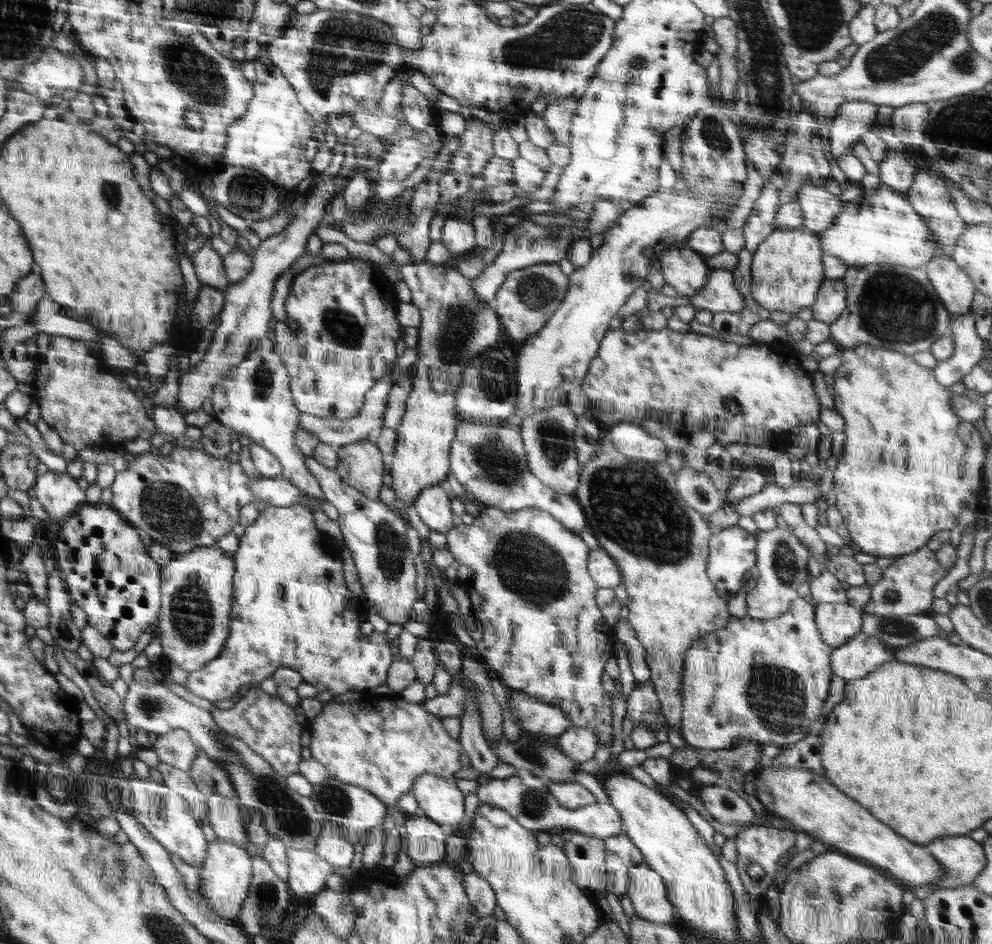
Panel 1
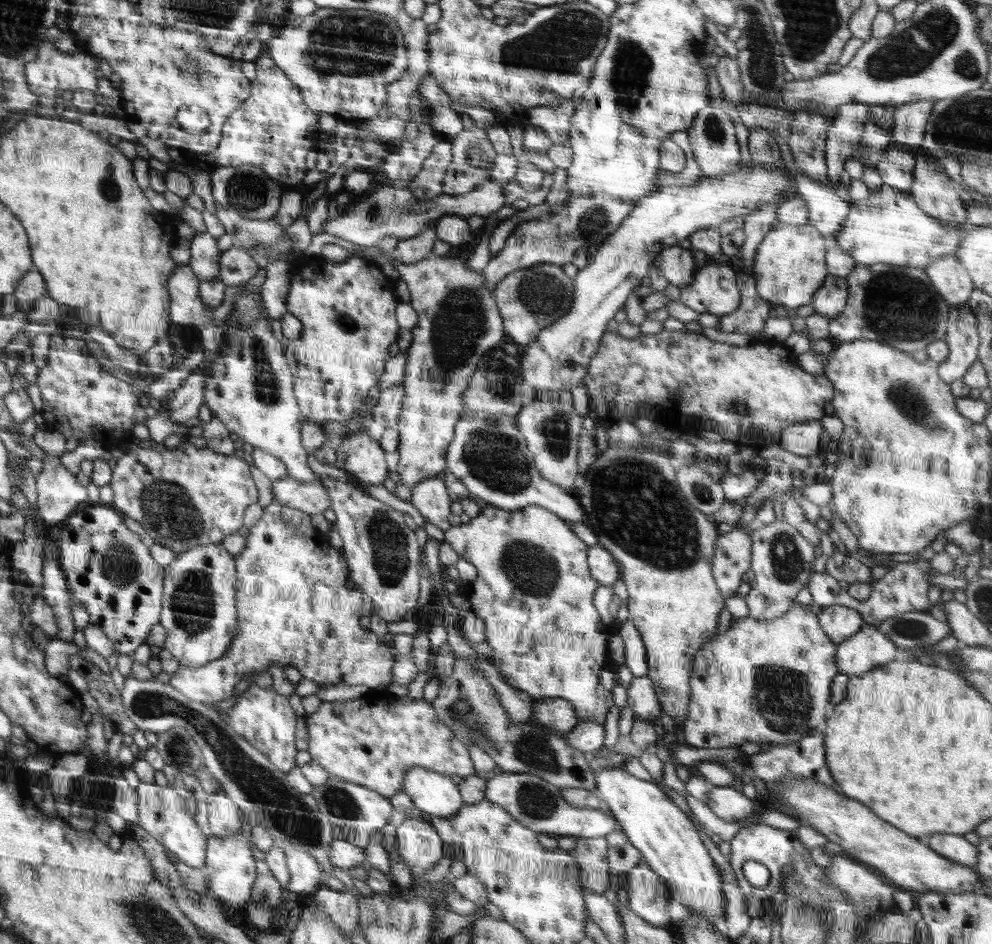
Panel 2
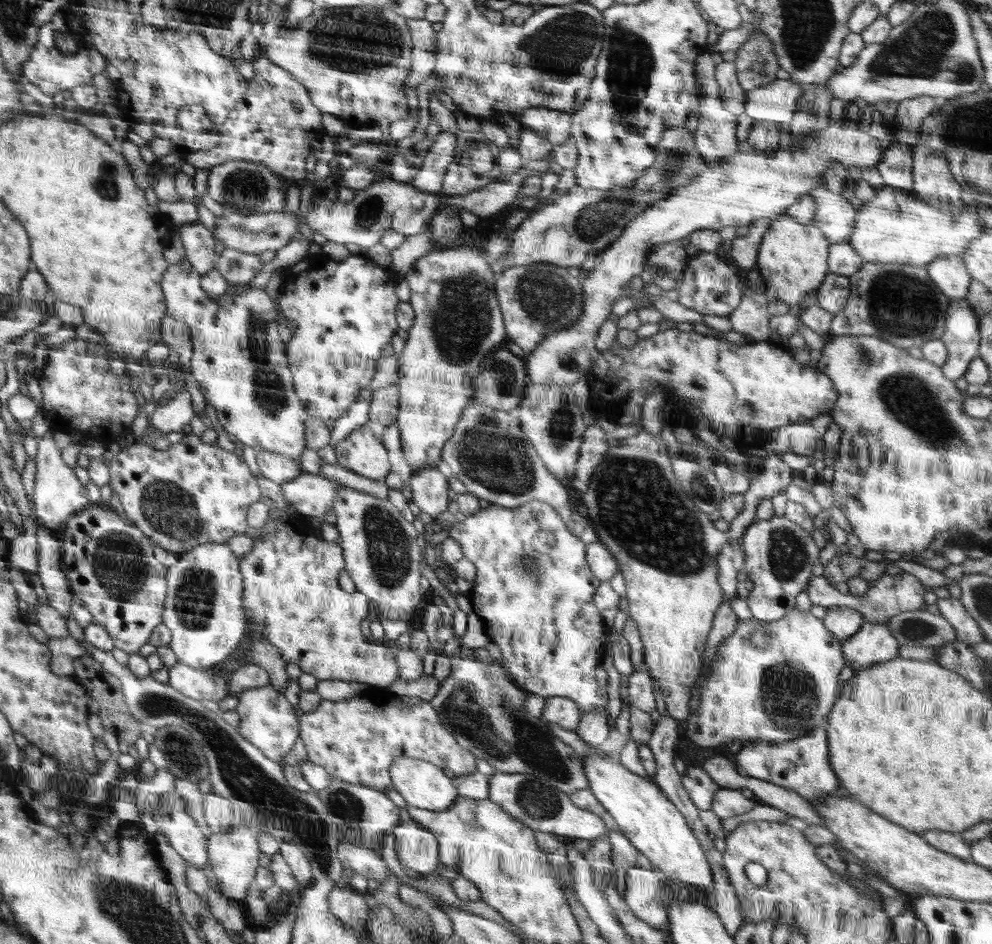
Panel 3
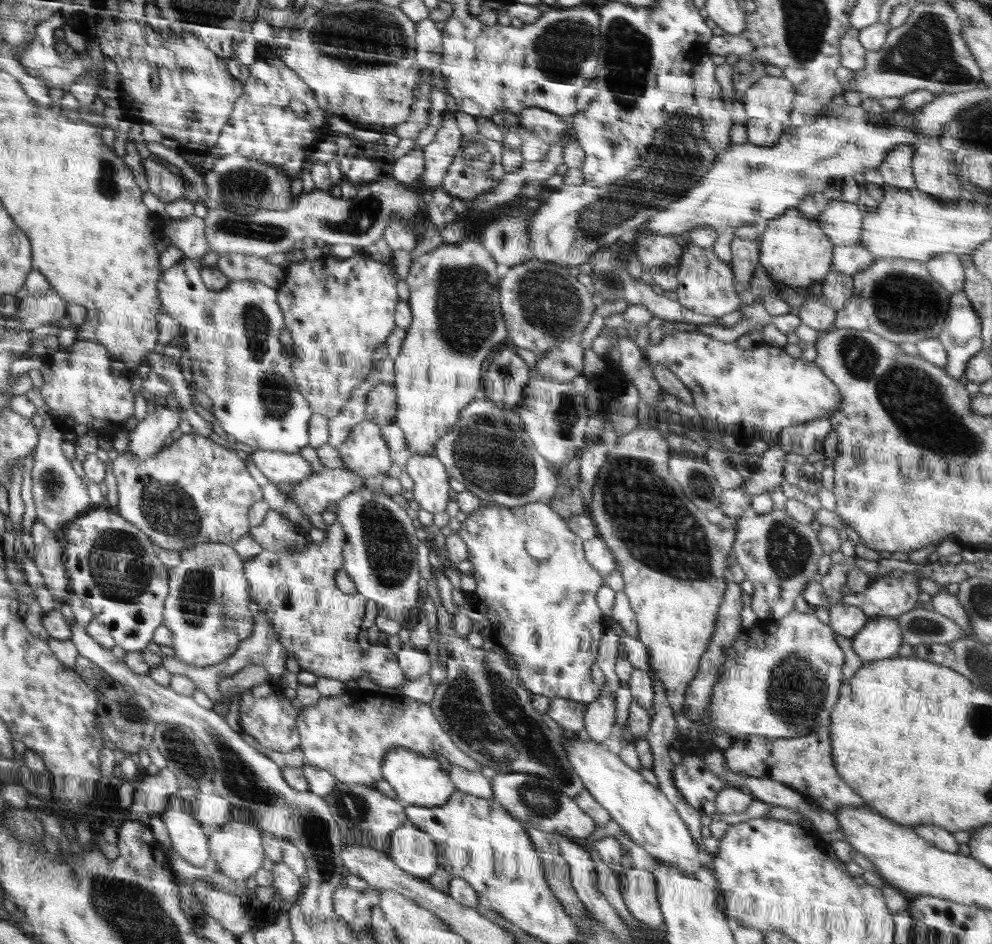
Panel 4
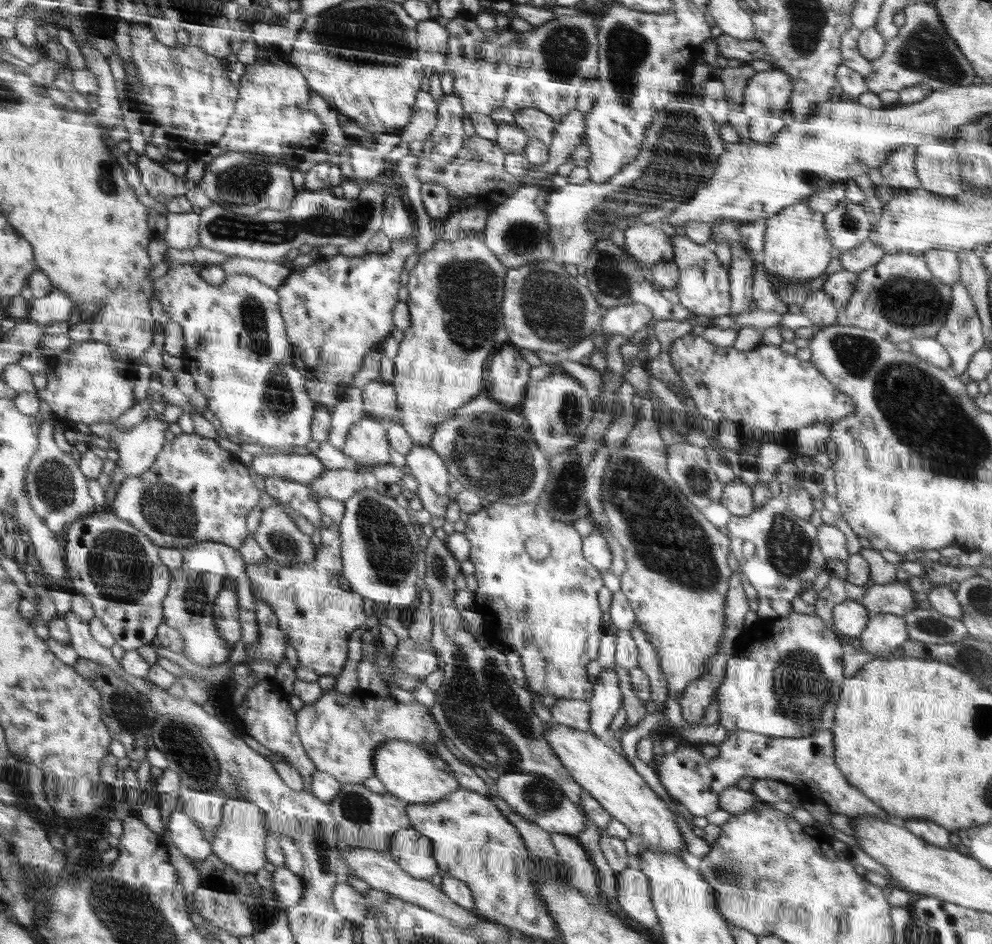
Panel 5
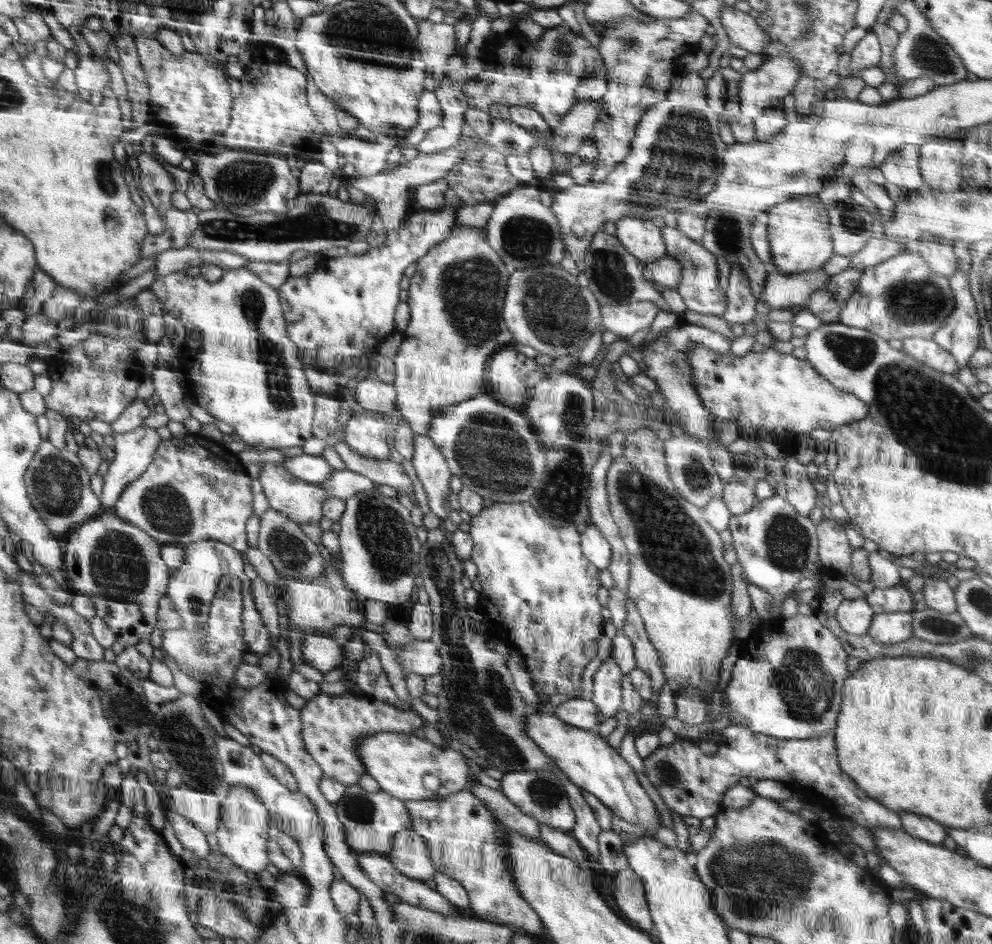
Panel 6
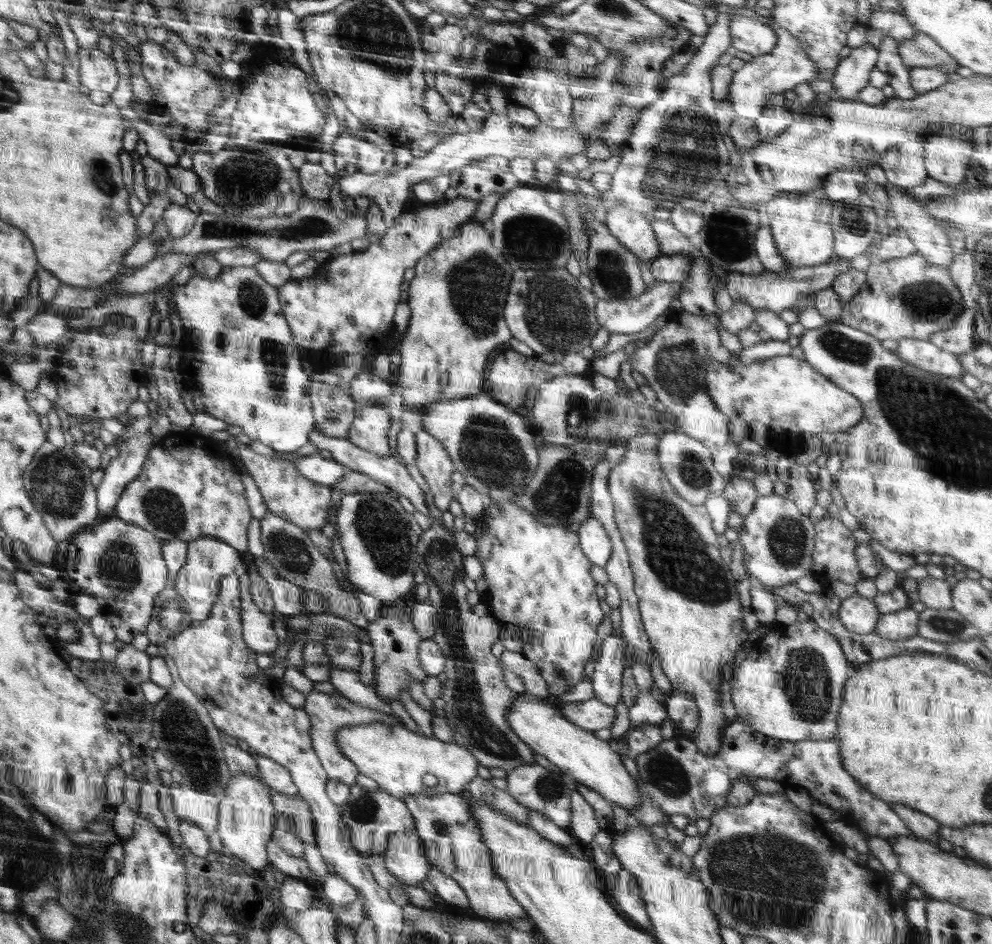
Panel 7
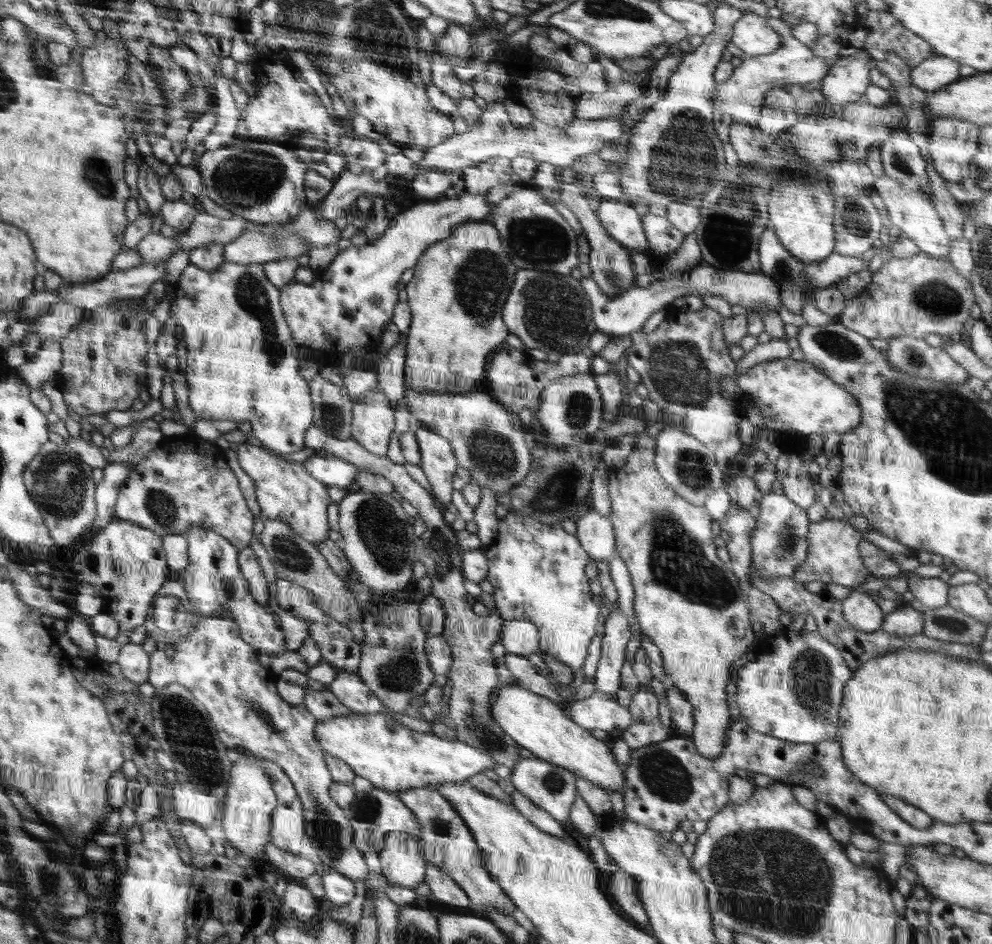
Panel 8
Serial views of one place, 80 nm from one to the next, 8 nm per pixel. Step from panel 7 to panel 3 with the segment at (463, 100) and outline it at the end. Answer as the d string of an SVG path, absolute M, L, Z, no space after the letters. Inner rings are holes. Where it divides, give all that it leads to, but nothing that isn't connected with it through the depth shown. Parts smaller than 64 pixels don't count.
M440 131L431 144L423 167L418 176L410 182L416 190L432 195L440 194L442 182L448 166L453 162L456 151L457 136L450 131Z

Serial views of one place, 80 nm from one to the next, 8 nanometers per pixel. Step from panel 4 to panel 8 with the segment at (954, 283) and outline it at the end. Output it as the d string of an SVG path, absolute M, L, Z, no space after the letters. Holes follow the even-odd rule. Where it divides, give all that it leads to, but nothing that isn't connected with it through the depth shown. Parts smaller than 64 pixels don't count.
M885 174L880 178L875 178L873 187L886 205L888 220L892 223L892 226L897 226L906 238L914 241L922 253L929 254L937 259L948 258L949 242L951 240L944 231L942 220L936 213L934 206L932 206L928 195L912 190L912 188L892 180Z

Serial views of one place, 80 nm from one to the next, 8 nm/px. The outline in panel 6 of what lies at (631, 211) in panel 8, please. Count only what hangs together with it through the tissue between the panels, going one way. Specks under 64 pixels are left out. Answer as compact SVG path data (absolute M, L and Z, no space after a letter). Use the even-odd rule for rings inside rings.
M620 218L616 222L616 239L642 265L668 256L661 229L650 219Z

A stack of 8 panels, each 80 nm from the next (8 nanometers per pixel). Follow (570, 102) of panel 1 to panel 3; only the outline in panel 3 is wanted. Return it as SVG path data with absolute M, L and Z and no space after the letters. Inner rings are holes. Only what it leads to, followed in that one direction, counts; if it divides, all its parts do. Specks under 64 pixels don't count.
M532 107L521 113L523 127L535 130L555 147L571 138L570 110Z

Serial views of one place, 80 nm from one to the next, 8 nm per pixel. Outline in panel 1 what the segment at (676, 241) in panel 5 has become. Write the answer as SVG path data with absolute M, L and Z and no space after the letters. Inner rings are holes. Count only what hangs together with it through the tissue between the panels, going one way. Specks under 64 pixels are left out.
M711 269L700 292L687 297L696 310L738 313L745 308L744 296L734 287L733 274L725 269Z

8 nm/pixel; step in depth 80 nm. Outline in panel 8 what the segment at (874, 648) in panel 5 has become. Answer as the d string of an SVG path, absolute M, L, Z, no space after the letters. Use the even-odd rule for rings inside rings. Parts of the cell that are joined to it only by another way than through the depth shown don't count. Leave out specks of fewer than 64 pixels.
M903 605L901 608L885 615L880 628L886 634L896 636L921 634L923 630L923 611L918 611L910 605Z

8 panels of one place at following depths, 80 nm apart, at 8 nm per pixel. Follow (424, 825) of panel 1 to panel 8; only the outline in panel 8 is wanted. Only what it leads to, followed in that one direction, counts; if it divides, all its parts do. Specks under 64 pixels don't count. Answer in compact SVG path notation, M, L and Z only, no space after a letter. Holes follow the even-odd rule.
M406 832L388 833L385 837L385 847L379 852L381 874L390 884L415 889L425 877L427 861L423 856L420 837Z

